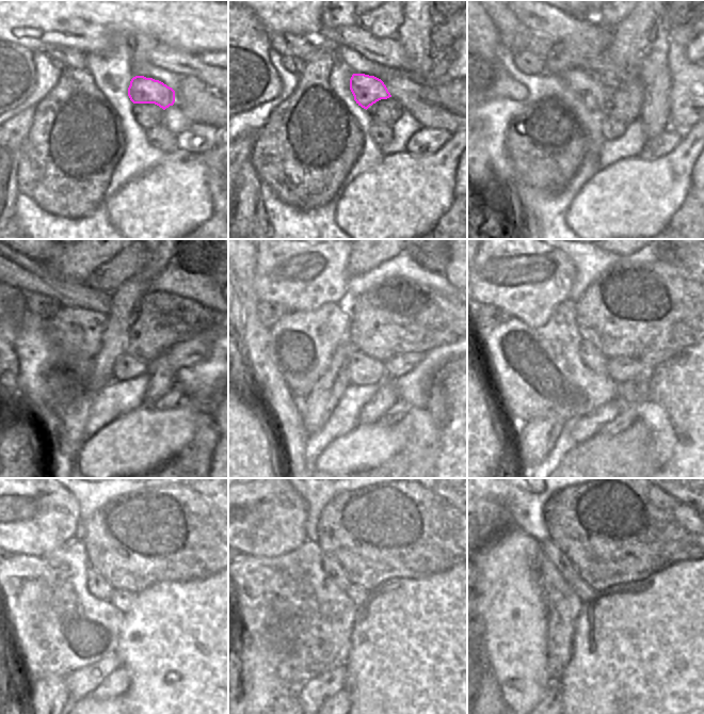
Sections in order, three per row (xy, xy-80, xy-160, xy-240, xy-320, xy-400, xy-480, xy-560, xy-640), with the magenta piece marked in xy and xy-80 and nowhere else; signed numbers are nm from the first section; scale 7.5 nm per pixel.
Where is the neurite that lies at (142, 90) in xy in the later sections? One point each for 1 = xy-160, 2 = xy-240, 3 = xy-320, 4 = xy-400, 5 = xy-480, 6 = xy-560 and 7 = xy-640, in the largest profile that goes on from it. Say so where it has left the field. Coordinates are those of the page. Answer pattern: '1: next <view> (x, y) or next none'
1: next xy-160 (593, 93)
2: next xy-240 (76, 355)
3: next xy-320 (302, 367)
4: next xy-400 (564, 387)
5: next xy-480 (89, 629)
6: next xy-560 (322, 617)
7: next xy-640 (563, 605)

